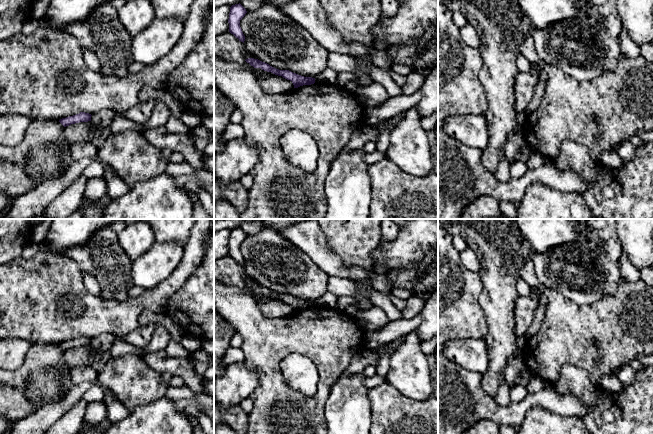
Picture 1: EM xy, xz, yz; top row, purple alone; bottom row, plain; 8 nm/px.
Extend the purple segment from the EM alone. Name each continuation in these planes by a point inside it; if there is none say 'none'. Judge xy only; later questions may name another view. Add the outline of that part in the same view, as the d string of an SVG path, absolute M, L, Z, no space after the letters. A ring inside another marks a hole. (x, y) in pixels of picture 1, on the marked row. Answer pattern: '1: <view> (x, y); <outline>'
none

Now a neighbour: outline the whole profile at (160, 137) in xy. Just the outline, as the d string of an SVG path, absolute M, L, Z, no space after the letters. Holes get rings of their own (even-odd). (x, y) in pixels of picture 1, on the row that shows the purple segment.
M165 126L145 130L142 135L153 146L164 150L170 149L172 152L178 152L183 155L185 164L194 169L205 170L205 154L200 152L194 143L194 140L186 134L169 132Z

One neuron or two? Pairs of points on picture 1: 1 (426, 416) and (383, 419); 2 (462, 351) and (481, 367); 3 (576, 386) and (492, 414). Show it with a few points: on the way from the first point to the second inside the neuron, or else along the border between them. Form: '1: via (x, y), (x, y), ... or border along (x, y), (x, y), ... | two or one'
1: via (415, 419), (394, 419) | one
2: via (467, 353), (476, 362) | one
3: border along (544, 386), (560, 394), (573, 394), (580, 398) | two

